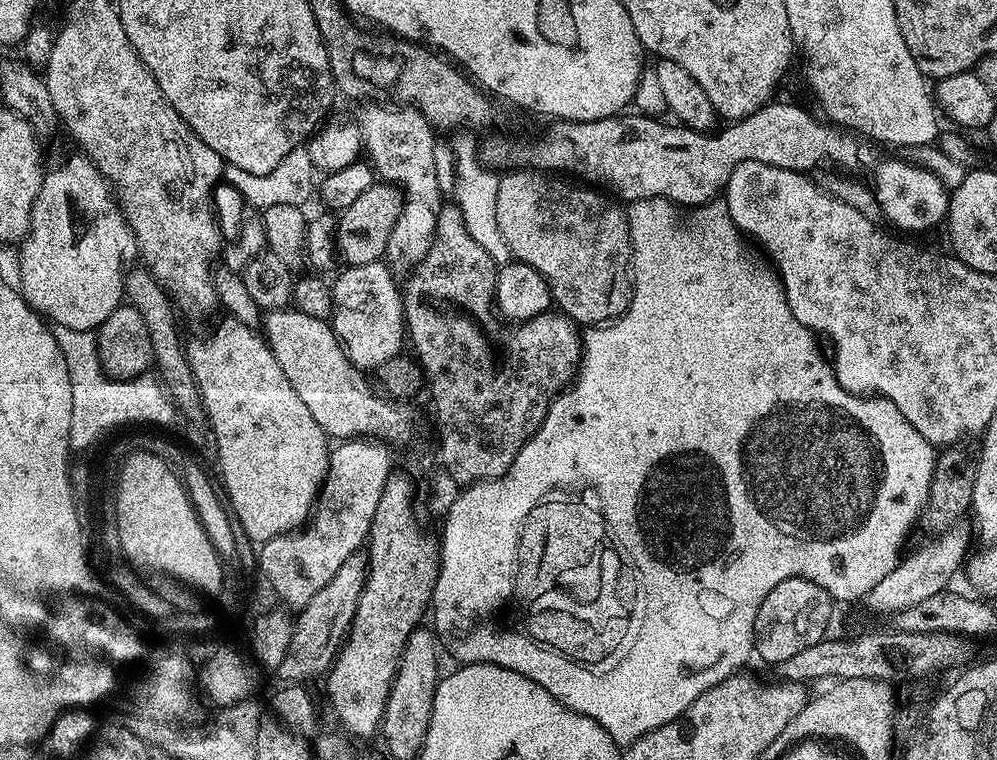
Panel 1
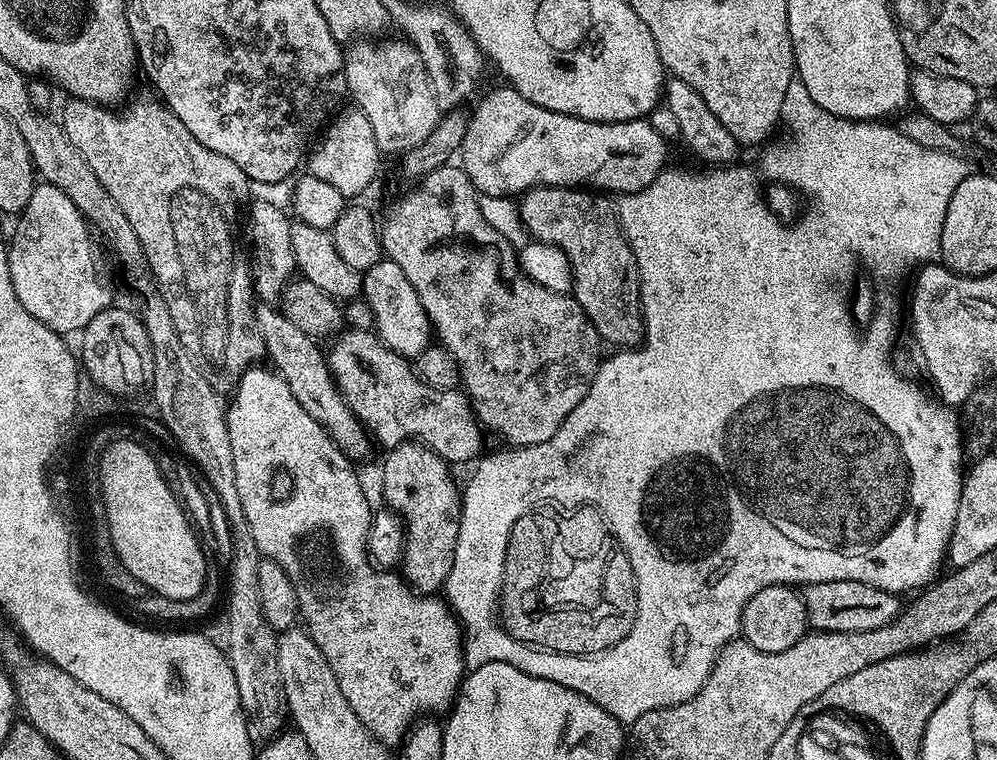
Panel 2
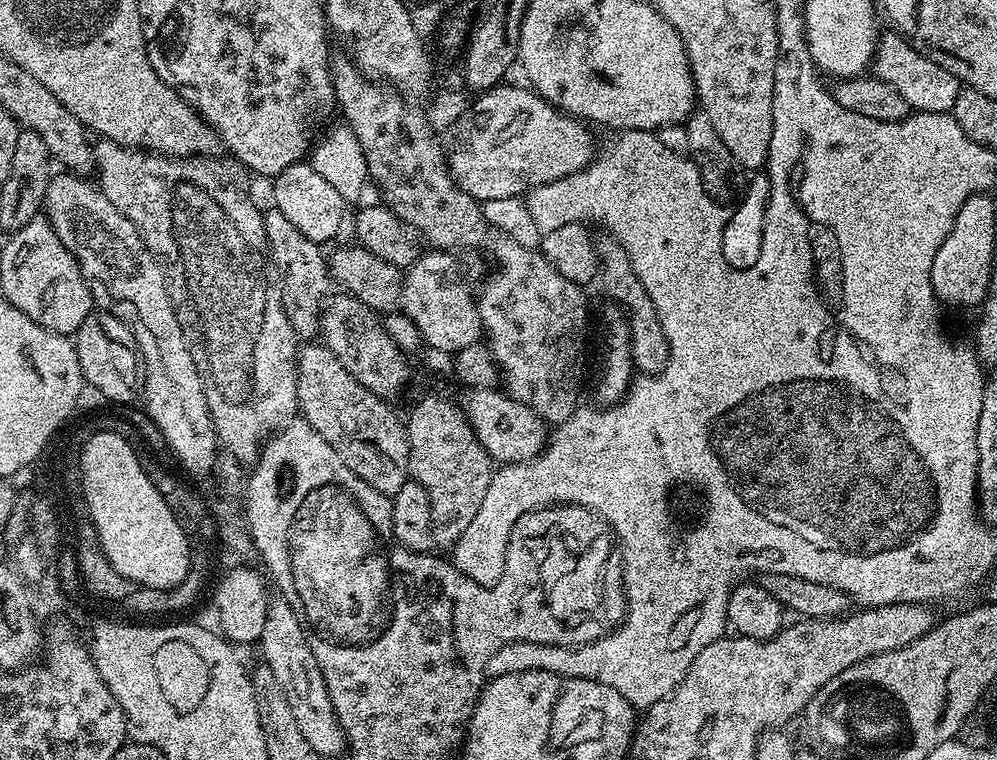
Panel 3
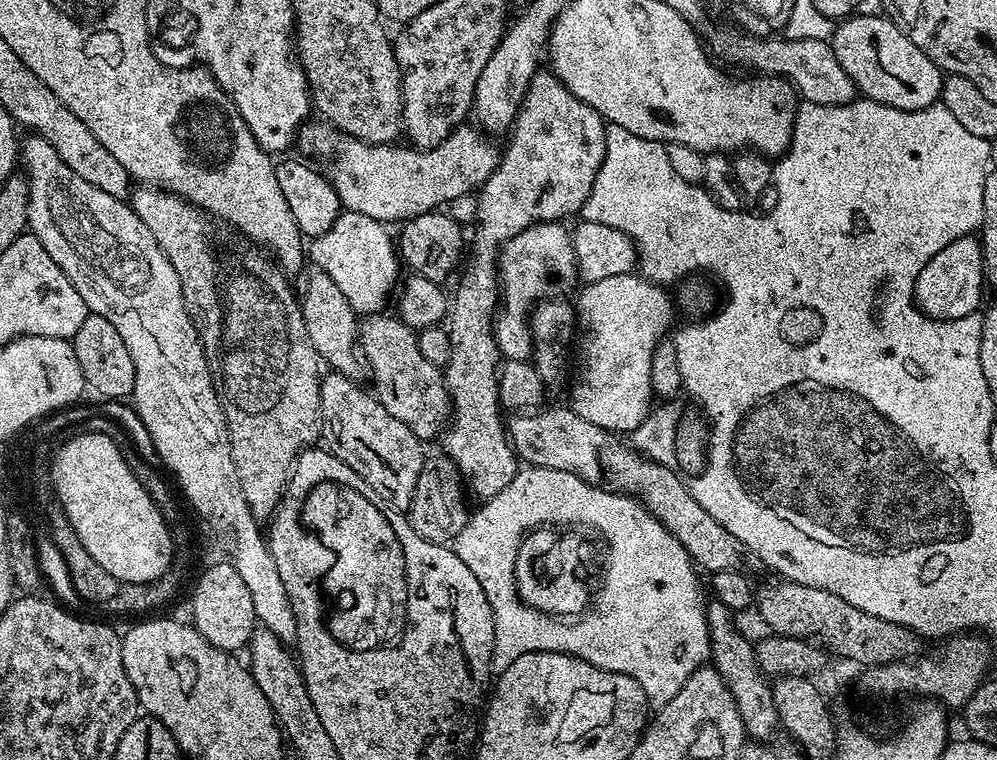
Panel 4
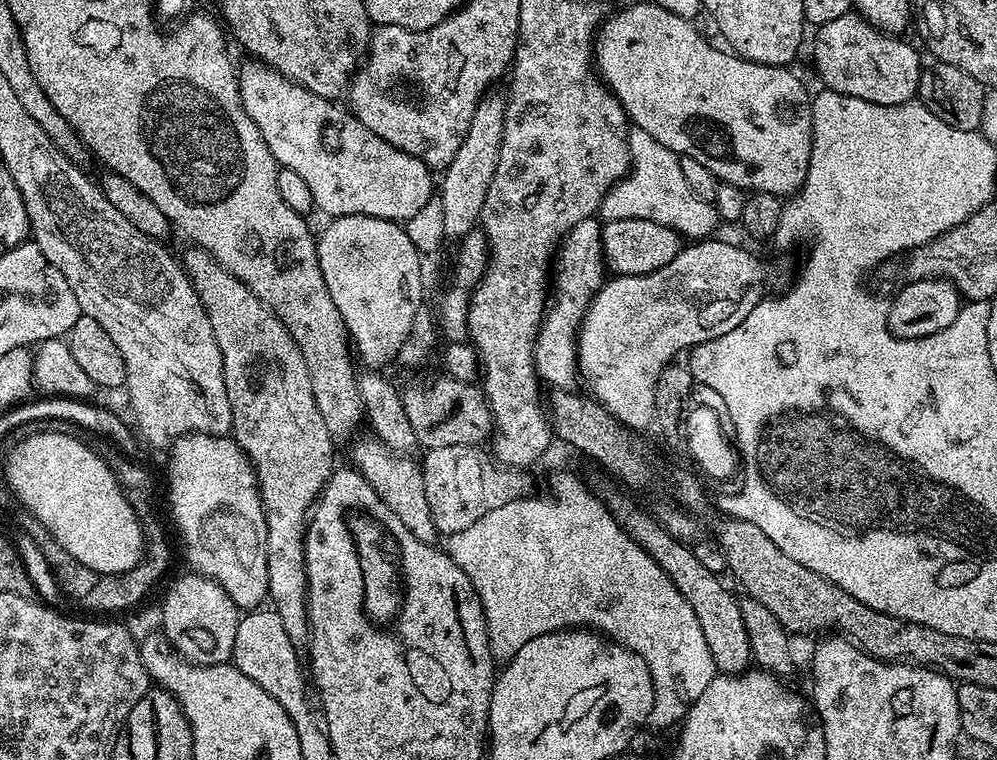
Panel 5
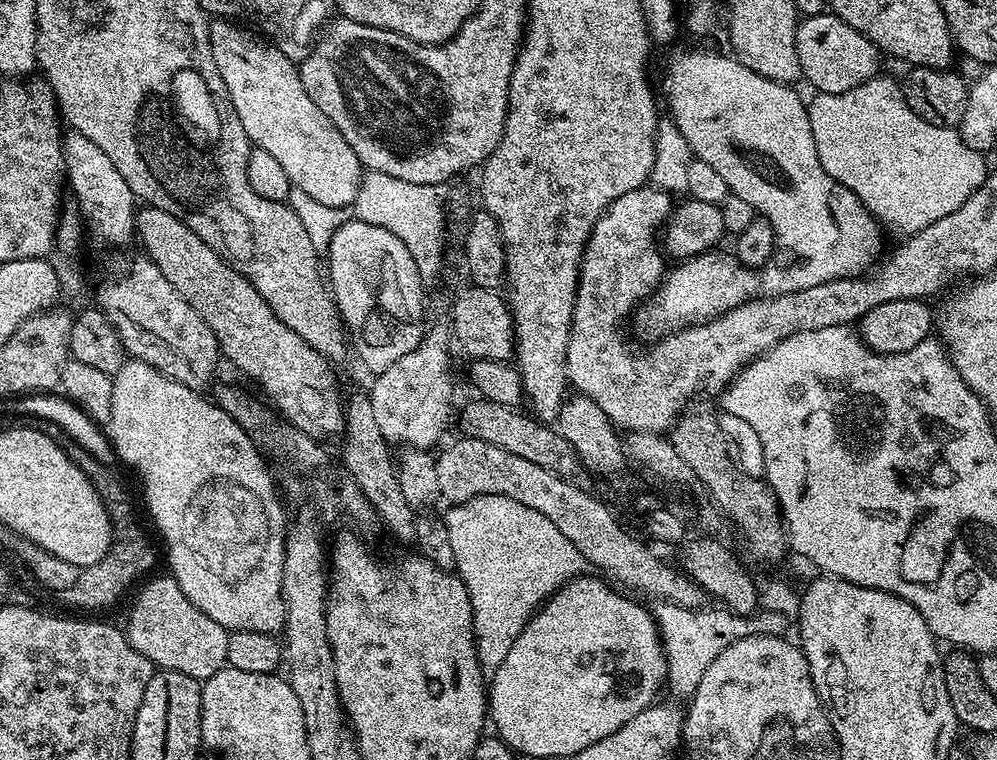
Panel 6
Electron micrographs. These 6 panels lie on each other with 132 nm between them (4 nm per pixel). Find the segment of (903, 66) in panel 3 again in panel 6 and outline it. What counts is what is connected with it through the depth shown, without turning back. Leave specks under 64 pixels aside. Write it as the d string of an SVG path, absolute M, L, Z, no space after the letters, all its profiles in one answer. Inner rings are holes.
M823 10L816 16L805 15L796 26L796 45L801 77L808 79L816 92L846 94L846 90L877 79L882 59L880 49L831 10Z

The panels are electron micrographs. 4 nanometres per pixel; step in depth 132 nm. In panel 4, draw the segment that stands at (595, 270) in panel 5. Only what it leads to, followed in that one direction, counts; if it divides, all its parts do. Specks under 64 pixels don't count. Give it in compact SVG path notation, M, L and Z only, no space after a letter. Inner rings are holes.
M560 222L531 224L526 230L522 230L522 234L518 234L504 243L503 248L498 253L498 279L502 285L502 303L494 317L494 335L496 347L499 348L504 360L528 360L533 355L530 309L537 302L549 299L548 284L577 283L578 273L572 249L572 234L567 227L564 229L564 226Z

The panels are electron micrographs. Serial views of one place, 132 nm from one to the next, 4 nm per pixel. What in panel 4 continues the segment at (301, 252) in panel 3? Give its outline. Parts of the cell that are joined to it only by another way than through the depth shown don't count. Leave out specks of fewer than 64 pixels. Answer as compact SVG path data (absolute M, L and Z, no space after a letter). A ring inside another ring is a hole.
M317 268L309 270L311 271L306 276L304 290L300 292L300 301L303 324L311 345L329 369L340 372L351 380L361 381L367 375L367 365L360 354L357 313L325 271Z

